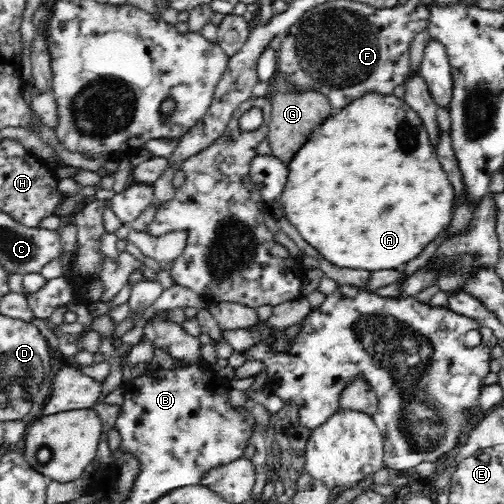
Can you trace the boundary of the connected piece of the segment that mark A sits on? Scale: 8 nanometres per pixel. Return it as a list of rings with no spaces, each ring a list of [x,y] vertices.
[[[368,92],[353,100],[348,106],[340,111],[334,111],[332,116],[328,116],[312,132],[308,134],[308,140],[304,142],[292,154],[292,160],[288,161],[288,182],[284,185],[284,192],[281,193],[278,205],[284,210],[286,218],[290,220],[292,226],[302,234],[302,238],[312,244],[328,262],[340,266],[340,268],[362,268],[362,270],[382,270],[382,268],[400,268],[402,264],[410,262],[414,256],[421,254],[427,245],[433,242],[445,230],[453,220],[453,186],[448,181],[448,175],[440,165],[439,156],[434,146],[428,139],[426,127],[418,113],[404,100],[393,94],[382,92]]]

